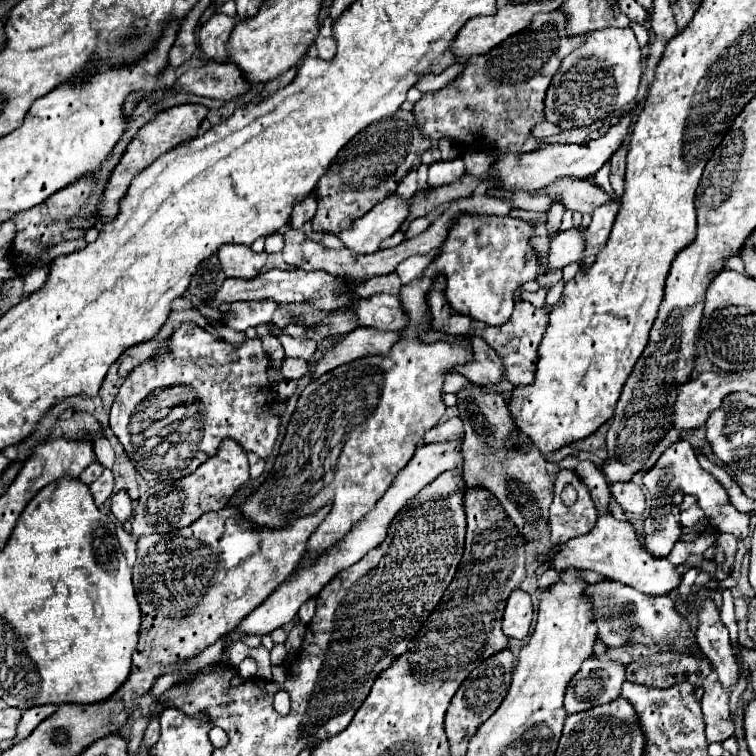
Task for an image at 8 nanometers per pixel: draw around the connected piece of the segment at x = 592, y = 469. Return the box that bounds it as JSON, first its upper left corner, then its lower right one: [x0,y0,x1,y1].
[554,460,682,596]

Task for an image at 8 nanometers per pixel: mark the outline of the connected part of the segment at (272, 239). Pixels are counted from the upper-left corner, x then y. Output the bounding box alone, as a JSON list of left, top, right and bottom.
[265,234,284,254]

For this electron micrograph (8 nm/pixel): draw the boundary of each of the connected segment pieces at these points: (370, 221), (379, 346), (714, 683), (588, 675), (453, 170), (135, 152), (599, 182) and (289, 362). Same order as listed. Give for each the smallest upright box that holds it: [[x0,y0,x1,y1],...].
[[338,192,412,254],[312,326,400,378],[702,670,734,742],[564,660,626,714],[428,148,466,186],[96,104,208,218],[592,164,614,198],[282,358,310,380]]

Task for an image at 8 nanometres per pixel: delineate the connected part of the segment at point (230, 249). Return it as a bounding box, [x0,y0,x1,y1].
[218,246,268,280]

